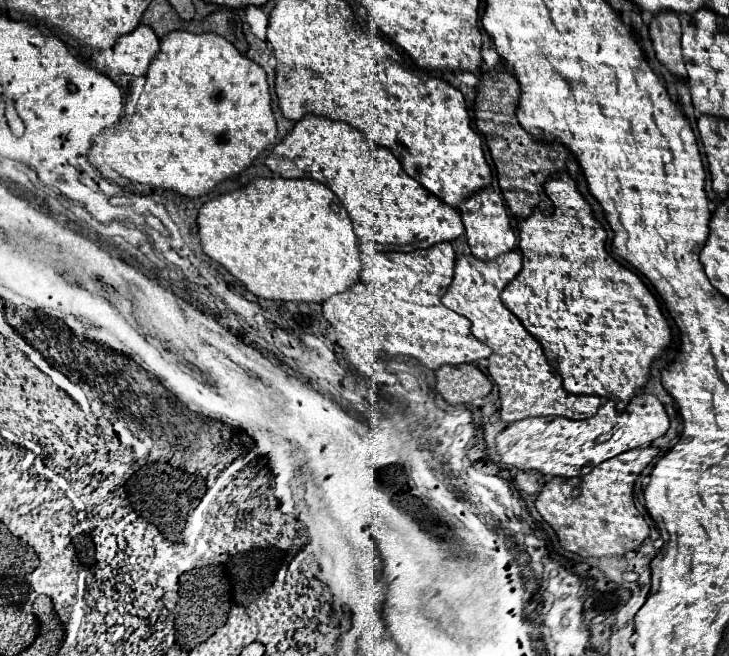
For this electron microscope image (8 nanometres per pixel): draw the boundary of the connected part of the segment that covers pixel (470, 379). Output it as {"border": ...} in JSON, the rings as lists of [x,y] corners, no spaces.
{"border":[[[476,364],[440,366],[436,370],[436,390],[448,404],[456,406],[486,398],[492,390],[492,382],[478,370]]]}

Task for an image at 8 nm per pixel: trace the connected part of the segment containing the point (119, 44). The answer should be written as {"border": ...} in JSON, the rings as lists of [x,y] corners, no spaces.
{"border":[[[138,26],[134,32],[120,36],[114,44],[114,62],[116,66],[132,76],[144,76],[148,72],[150,60],[160,48],[160,40],[150,30],[150,26]]]}

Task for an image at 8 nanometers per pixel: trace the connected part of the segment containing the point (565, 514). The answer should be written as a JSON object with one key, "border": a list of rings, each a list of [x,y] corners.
{"border":[[[656,446],[636,448],[598,464],[582,478],[552,478],[538,494],[536,510],[554,528],[560,546],[578,556],[606,558],[638,550],[650,528],[634,506],[634,482],[656,456]]]}

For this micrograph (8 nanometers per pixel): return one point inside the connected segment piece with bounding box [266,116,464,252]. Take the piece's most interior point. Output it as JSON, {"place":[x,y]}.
{"place":[386,206]}

